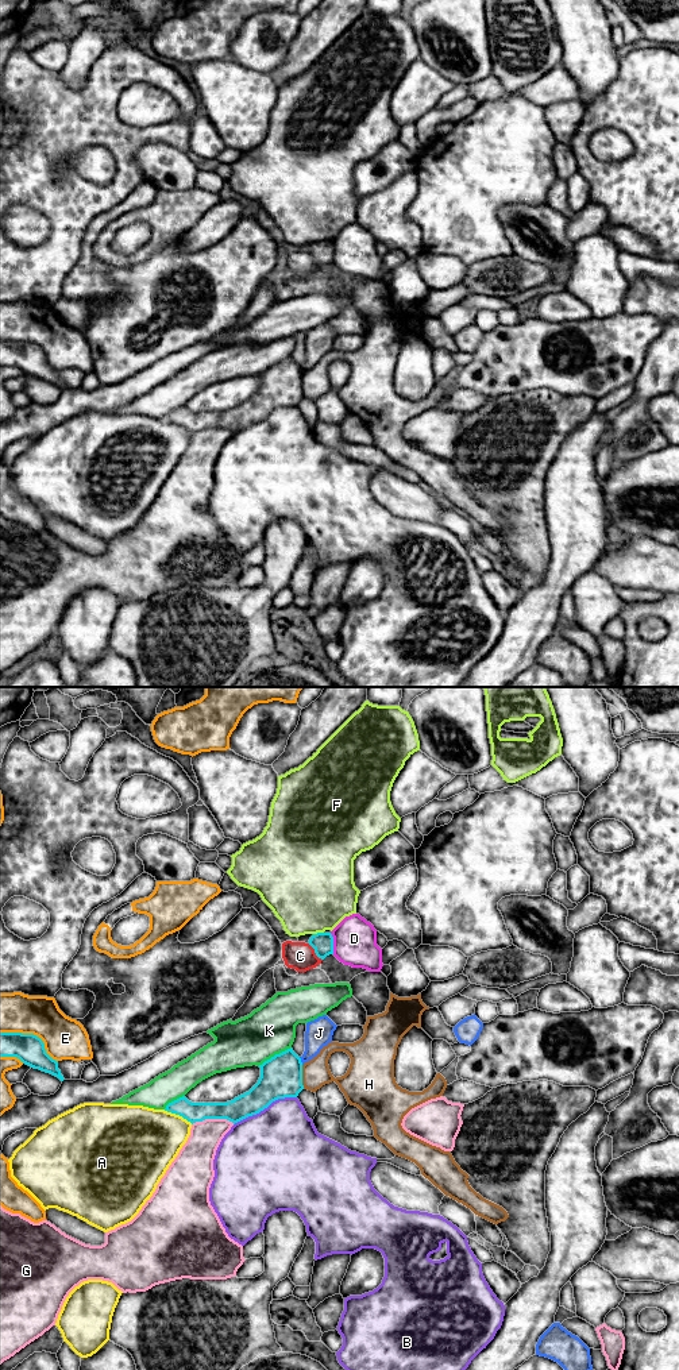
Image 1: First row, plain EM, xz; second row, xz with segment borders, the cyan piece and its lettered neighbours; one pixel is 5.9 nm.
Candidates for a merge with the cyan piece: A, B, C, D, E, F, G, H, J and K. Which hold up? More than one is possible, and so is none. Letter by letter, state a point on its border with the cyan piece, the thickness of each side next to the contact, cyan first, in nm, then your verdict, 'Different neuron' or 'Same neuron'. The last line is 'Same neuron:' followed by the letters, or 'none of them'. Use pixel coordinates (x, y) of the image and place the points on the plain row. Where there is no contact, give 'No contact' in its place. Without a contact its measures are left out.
A: Touches cyan at xz (178, 423). Thickness 120 nm (cyan) against 400 nm. Different neuron
B: Touches cyan at xz (265, 416). Thickness 260 nm (cyan) against 480 nm. Different neuron
C: Touches cyan at xz (315, 261). Thickness 130 nm (cyan) against 170 nm. Different neuron
D: Touches cyan at xz (332, 253). Thickness 130 nm (cyan) against 260 nm. Different neuron
E: Touches cyan at xz (33, 343). Thickness 180 nm (cyan) against 260 nm. Different neuron
F: Touches cyan at xz (317, 242). Thickness 130 nm (cyan) against 480 nm. Different neuron
G: Touches cyan at xz (212, 427). Thickness 140 nm (cyan) against 200 nm. Different neuron
H: Touches cyan at xz (301, 385). Thickness 260 nm (cyan) against 160 nm. Different neuron
J: Touches cyan at xz (300, 370). Thickness 260 nm (cyan) against 160 nm. Different neuron
K: Touches cyan at xz (276, 363). Thickness 260 nm (cyan) against 300 nm. Different neuron
Same neuron: none of them

